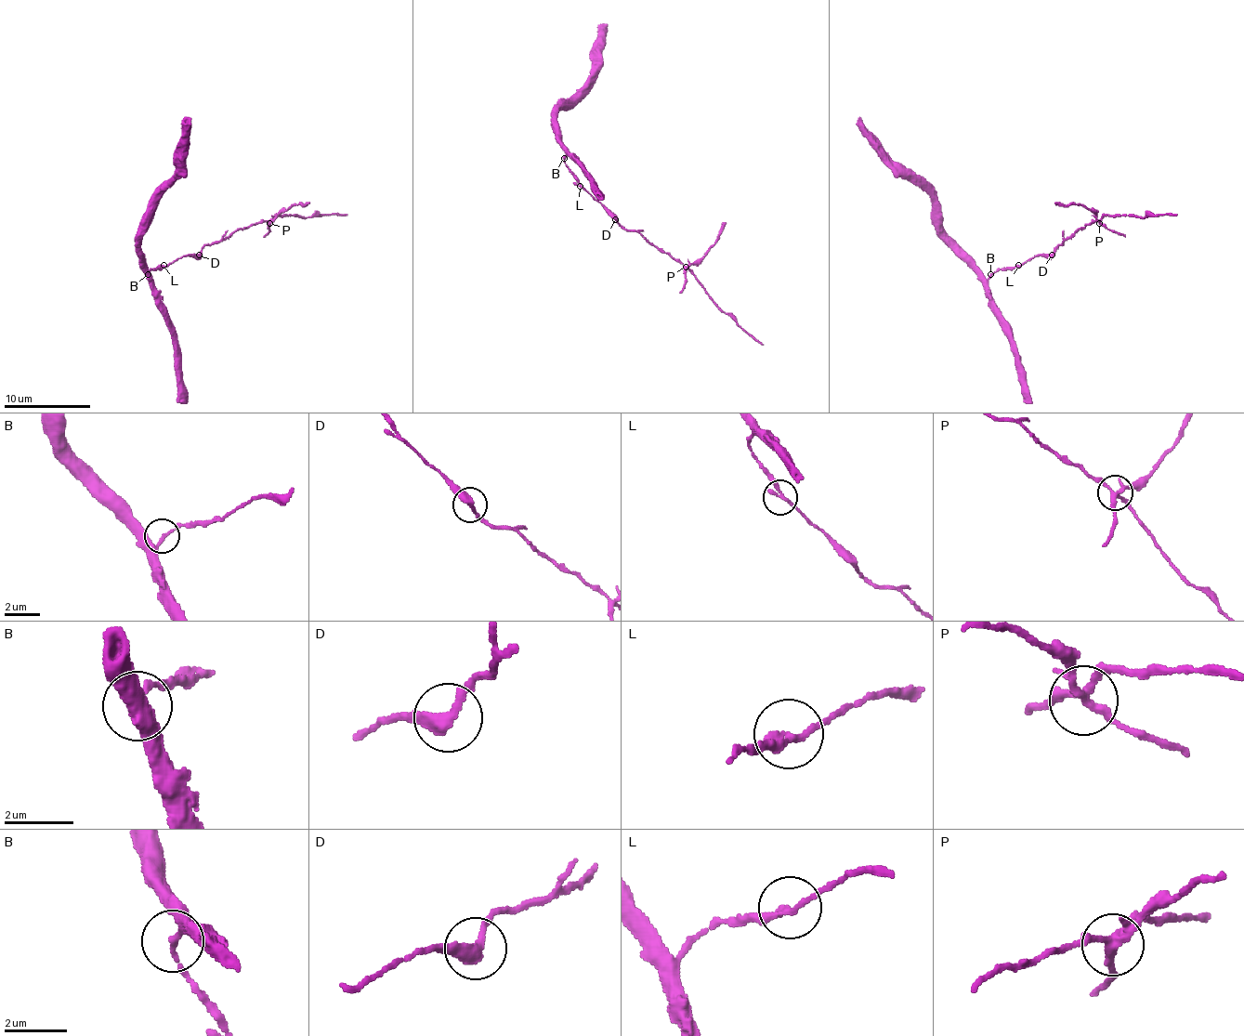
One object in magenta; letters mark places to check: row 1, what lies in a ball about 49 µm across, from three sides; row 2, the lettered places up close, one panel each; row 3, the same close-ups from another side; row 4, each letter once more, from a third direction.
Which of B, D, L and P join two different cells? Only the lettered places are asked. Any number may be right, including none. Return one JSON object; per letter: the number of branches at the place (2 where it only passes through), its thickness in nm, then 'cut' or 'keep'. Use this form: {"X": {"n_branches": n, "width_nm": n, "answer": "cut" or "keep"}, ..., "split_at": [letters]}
{"B": {"n_branches": 2, "width_nm": 180, "answer": "keep"}, "D": {"n_branches": 2, "width_nm": 360, "answer": "keep"}, "L": {"n_branches": 2, "width_nm": 220, "answer": "keep"}, "P": {"n_branches": 4, "width_nm": 220, "answer": "cut"}, "split_at": ["P"]}

